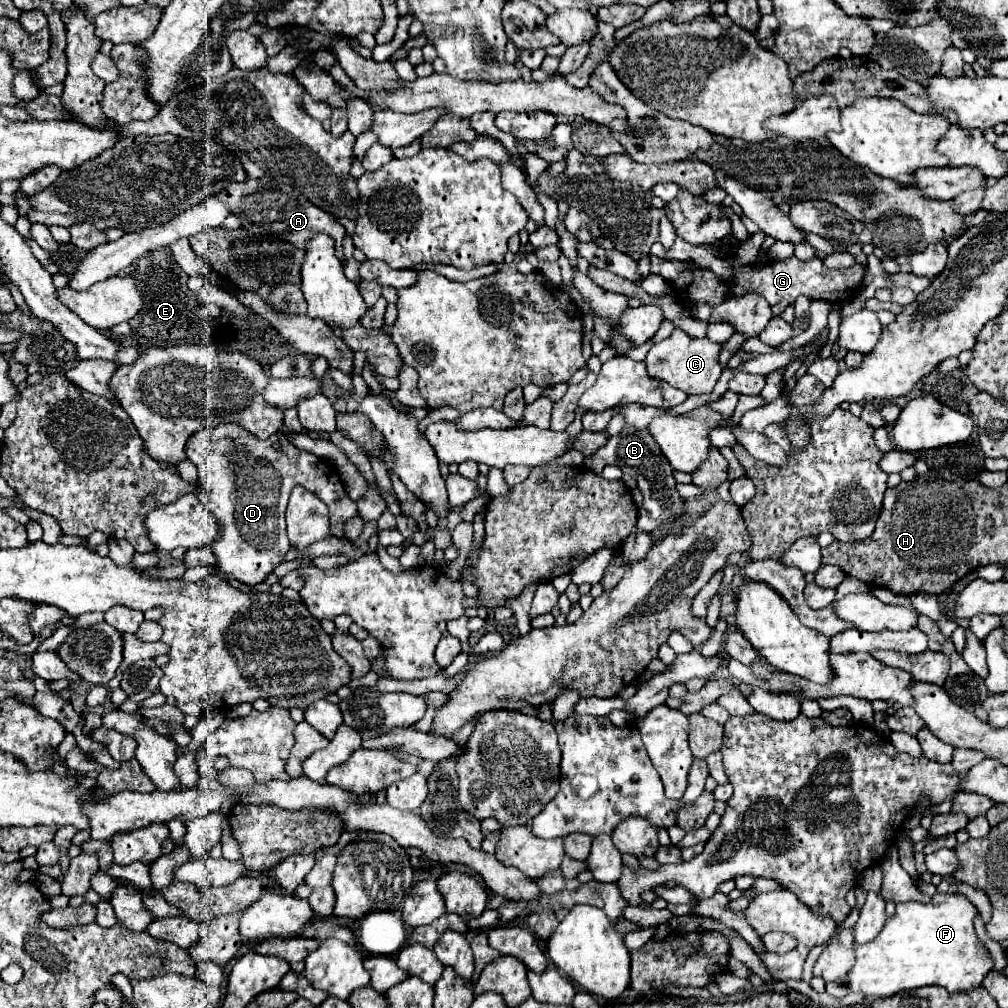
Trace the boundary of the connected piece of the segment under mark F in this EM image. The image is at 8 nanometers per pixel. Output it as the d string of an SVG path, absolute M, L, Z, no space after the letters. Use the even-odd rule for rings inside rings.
M935 893L929 905L919 901L899 903L895 915L887 919L871 943L855 945L857 961L847 975L849 989L877 999L925 985L941 985L947 991L973 991L981 987L985 975L993 969L993 959L975 935L973 919L977 915L975 905L961 893Z

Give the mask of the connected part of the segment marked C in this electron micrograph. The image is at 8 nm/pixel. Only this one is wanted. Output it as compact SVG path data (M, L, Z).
M675 329L671 333L671 337L657 343L649 351L645 361L647 361L649 373L653 373L653 377L661 377L661 381L667 381L669 385L685 391L687 395L701 395L701 393L713 391L713 387L723 371L723 367L719 363L719 351L721 351L719 343L713 343L707 337L693 339L687 333Z

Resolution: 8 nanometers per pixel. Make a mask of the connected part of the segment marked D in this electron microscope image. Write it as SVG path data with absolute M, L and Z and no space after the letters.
M227 423L215 429L203 429L199 433L193 433L193 437L189 437L187 441L187 459L195 463L199 471L199 483L209 491L207 507L211 509L211 513L217 517L217 523L221 525L221 537L213 543L217 567L229 577L237 579L239 583L247 587L255 587L263 583L273 573L273 569L285 559L285 553L291 549L291 543L287 539L287 529L285 529L285 509L289 503L289 493L297 485L315 493L329 507L331 535L347 541L345 521L357 515L357 503L349 499L345 485L339 477L339 471L335 469L335 465L321 461L313 453L305 453L297 449L283 435L275 433L273 437L257 439L245 433L245 429L241 429L239 425Z

